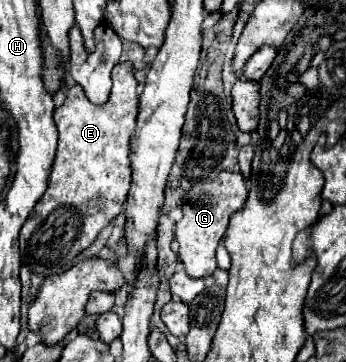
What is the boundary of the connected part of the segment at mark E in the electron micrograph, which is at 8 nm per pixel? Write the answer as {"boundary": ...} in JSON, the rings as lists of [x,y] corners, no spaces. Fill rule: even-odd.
{"boundary":[[[118,64],[118,66],[112,70],[112,82],[114,82],[112,94],[110,94],[110,100],[108,100],[106,104],[102,104],[102,106],[92,104],[92,102],[84,96],[84,90],[80,90],[78,84],[76,84],[76,86],[72,86],[72,88],[68,90],[68,96],[66,96],[64,104],[54,112],[54,124],[56,124],[56,128],[58,128],[58,150],[56,150],[56,158],[54,158],[52,172],[50,172],[50,178],[48,178],[48,190],[46,190],[44,196],[38,200],[36,208],[32,210],[32,214],[28,216],[28,220],[24,222],[22,232],[20,232],[20,262],[22,262],[22,266],[28,266],[32,274],[44,274],[44,276],[46,276],[46,274],[56,274],[60,268],[64,268],[68,262],[72,262],[84,248],[88,248],[88,246],[96,240],[98,232],[100,232],[114,216],[118,216],[118,214],[122,212],[122,204],[124,204],[124,200],[126,200],[126,196],[128,196],[130,174],[132,174],[132,172],[130,172],[130,140],[132,140],[132,132],[134,132],[134,128],[136,128],[136,116],[138,116],[138,96],[136,96],[136,86],[138,86],[138,82],[136,82],[136,78],[134,78],[134,74],[132,74],[132,66],[130,66],[130,64]]]}

